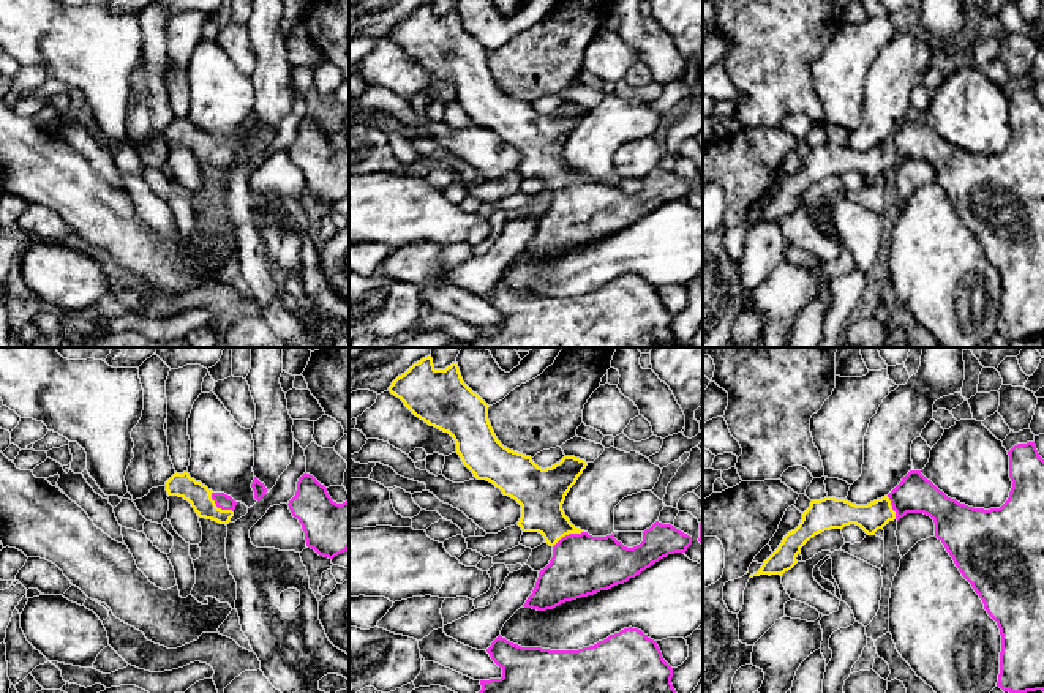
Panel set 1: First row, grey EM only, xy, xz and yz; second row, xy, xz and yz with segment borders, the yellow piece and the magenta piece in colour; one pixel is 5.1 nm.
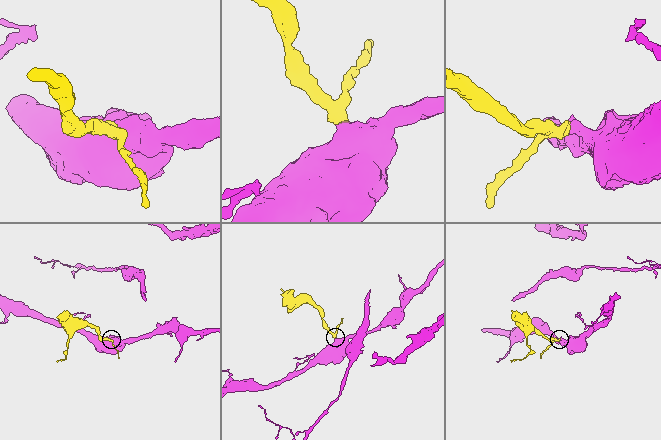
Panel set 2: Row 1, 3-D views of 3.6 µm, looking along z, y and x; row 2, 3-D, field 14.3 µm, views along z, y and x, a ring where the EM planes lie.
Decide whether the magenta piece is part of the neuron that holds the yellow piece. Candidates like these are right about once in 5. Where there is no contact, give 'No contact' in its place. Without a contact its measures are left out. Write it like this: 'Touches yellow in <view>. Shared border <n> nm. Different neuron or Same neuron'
Touches yellow in xy. Shared border 160 nm. Same neuron

